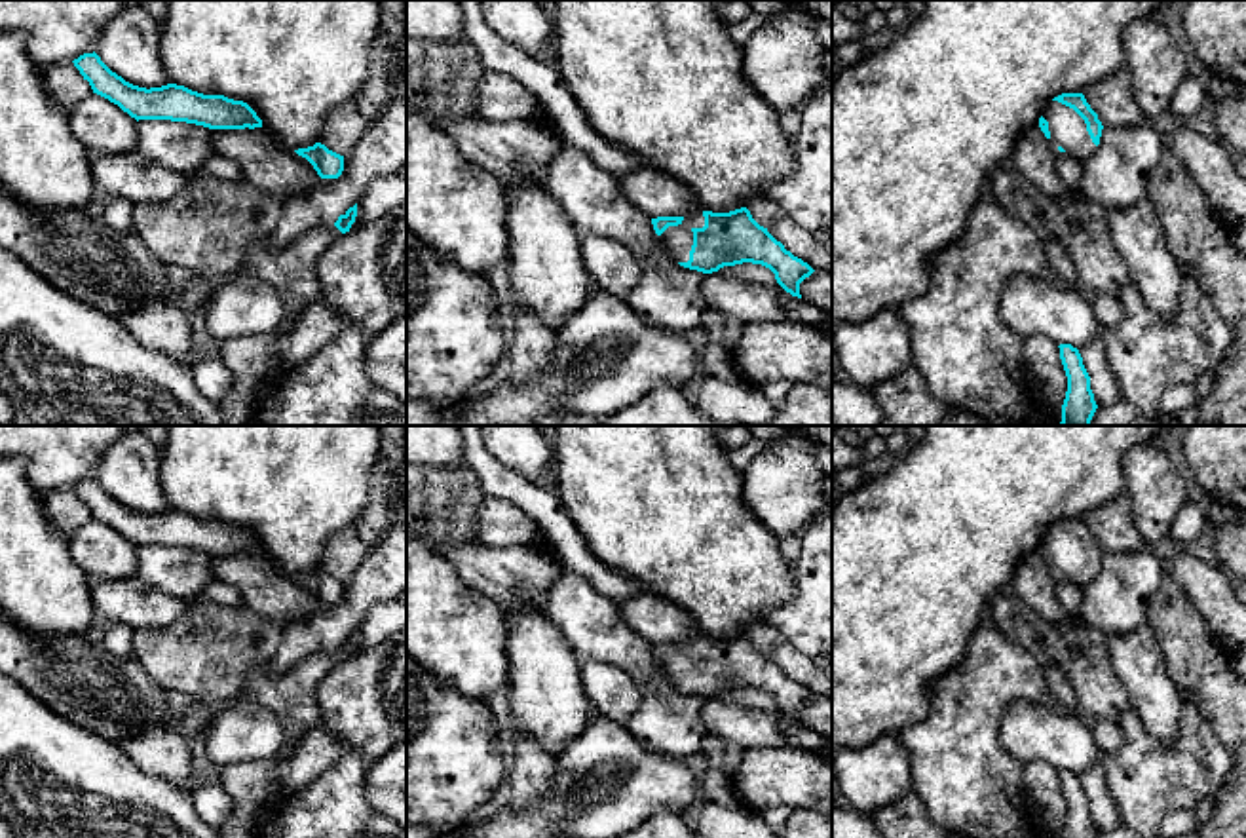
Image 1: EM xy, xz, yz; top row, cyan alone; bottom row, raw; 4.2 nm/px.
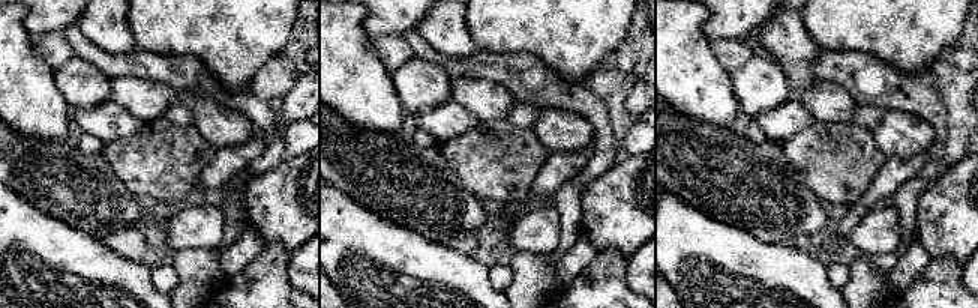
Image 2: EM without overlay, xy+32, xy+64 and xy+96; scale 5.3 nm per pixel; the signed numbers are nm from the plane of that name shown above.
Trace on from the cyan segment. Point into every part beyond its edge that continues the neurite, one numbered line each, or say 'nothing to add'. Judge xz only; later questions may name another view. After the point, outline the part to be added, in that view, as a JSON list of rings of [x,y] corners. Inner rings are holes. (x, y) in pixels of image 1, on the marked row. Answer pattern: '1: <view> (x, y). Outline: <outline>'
1: xz (677, 240). Outline: [[[703,213],[686,215],[678,226],[669,226],[659,238],[669,257],[676,262],[688,262],[693,245],[693,228],[703,228]]]

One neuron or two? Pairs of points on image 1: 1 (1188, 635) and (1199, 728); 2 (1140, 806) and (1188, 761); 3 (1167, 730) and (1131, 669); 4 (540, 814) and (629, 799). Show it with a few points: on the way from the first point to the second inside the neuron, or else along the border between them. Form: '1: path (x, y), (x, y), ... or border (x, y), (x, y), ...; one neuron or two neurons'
1: border (1182, 690), (1195, 702), (1220, 740); two neurons
2: path (1151, 795), (1176, 772); one neuron
3: path (1161, 715), (1159, 704), (1146, 685); one neuron
4: path (563, 812), (589, 799), (606, 799); one neuron

